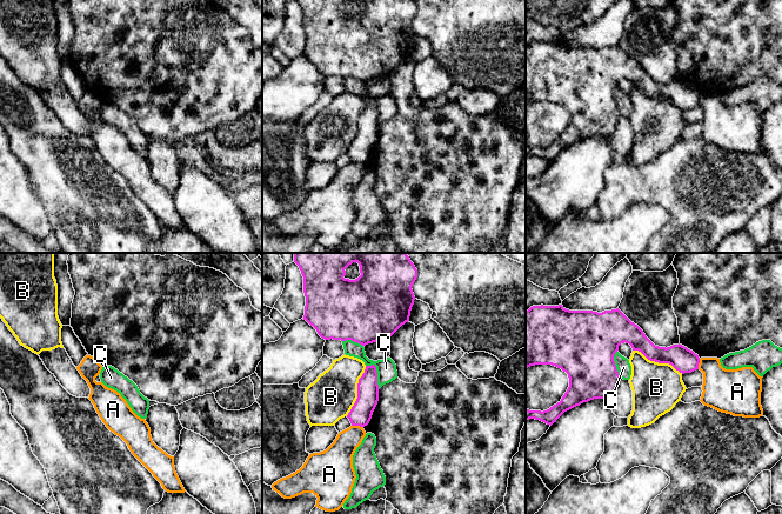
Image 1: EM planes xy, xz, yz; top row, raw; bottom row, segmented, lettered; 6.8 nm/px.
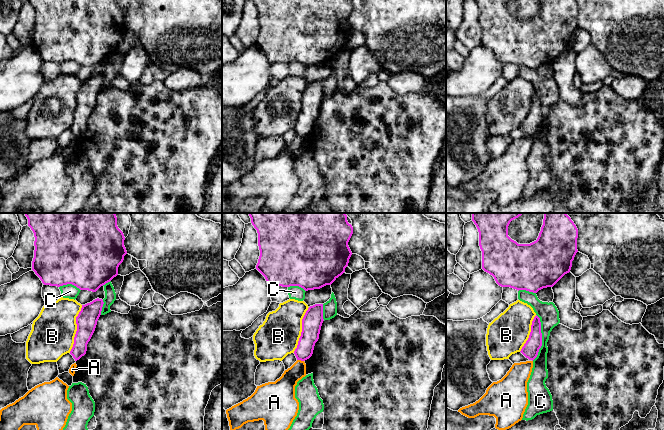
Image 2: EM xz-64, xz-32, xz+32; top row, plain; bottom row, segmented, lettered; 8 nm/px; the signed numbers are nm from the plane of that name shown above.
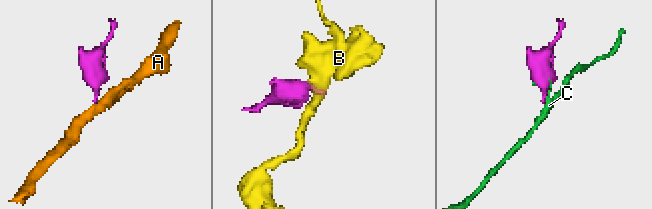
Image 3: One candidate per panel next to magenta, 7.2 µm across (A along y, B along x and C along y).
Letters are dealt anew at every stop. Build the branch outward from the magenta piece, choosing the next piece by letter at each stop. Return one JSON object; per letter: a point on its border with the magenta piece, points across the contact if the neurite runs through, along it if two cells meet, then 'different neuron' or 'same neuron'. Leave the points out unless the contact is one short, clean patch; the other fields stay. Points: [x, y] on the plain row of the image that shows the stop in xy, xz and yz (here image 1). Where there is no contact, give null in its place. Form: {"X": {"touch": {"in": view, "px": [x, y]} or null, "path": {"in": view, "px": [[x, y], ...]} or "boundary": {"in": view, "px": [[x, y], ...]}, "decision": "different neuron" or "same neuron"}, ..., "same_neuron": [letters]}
{"A": {"touch": {"in": "xz", "px": [358, 161]}, "boundary": {"in": "xz", "px": [[352, 161], [362, 164]]}, "decision": "different neuron"}, "B": {"touch": {"in": "xz", "px": [358, 127]}, "decision": "different neuron"}, "C": {"touch": {"in": "xz", "px": [376, 109]}, "decision": "different neuron"}, "same_neuron": []}

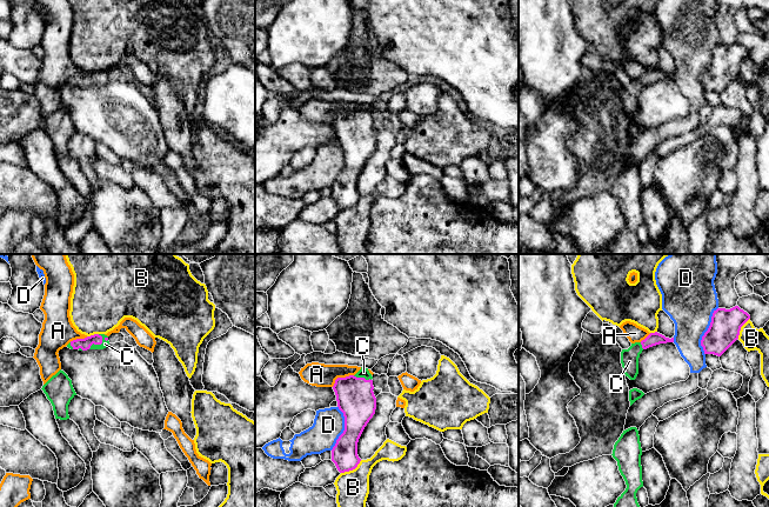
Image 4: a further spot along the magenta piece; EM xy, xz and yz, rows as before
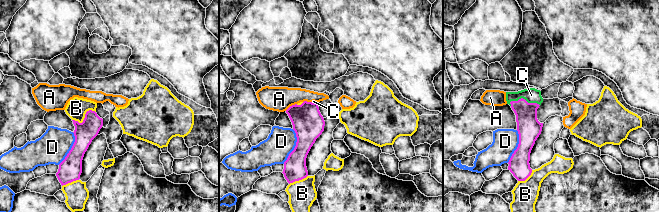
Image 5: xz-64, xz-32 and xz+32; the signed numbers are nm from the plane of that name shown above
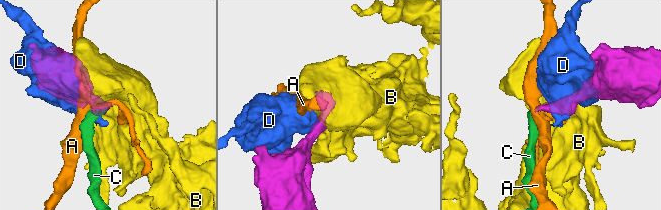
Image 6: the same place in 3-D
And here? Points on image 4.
{"A": {"touch": {"in": "xz", "px": [341, 114]}, "boundary": {"in": "xz", "px": [[353, 111], [339, 113], [332, 122]]}, "decision": "different neuron"}, "B": {"touch": {"in": "xz", "px": [352, 206]}, "decision": "different neuron"}, "C": {"touch": {"in": "xy", "px": [98, 80]}, "path": {"in": "xy", "px": [[85, 80], [98, 80], [105, 80]]}, "decision": "same neuron"}, "D": {"touch": {"in": "yz", "px": [707, 67]}, "decision": "different neuron"}, "same_neuron": ["C"]}

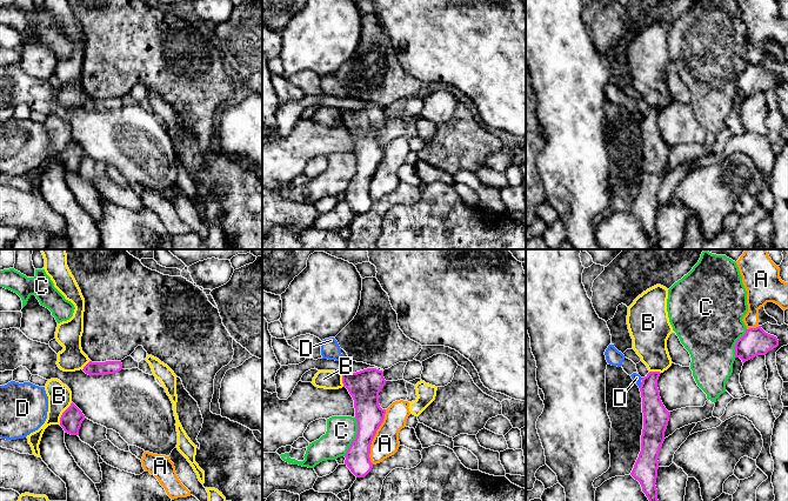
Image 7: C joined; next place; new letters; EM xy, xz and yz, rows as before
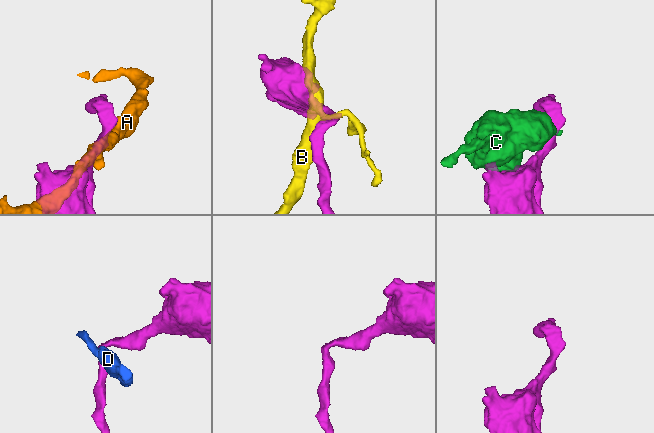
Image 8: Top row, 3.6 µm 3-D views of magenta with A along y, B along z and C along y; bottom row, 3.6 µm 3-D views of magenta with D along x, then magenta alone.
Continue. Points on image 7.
{"A": {"touch": {"in": "xz", "px": [374, 172]}, "decision": "different neuron"}, "B": {"touch": {"in": "xy", "px": [62, 149]}, "decision": "different neuron"}, "C": {"touch": {"in": "xz", "px": [356, 173]}, "decision": "different neuron"}, "D": {"touch": {"in": "yz", "px": [641, 121]}, "boundary": {"in": "yz", "px": [[642, 119], [639, 124]]}, "decision": "different neuron"}, "same_neuron": []}

